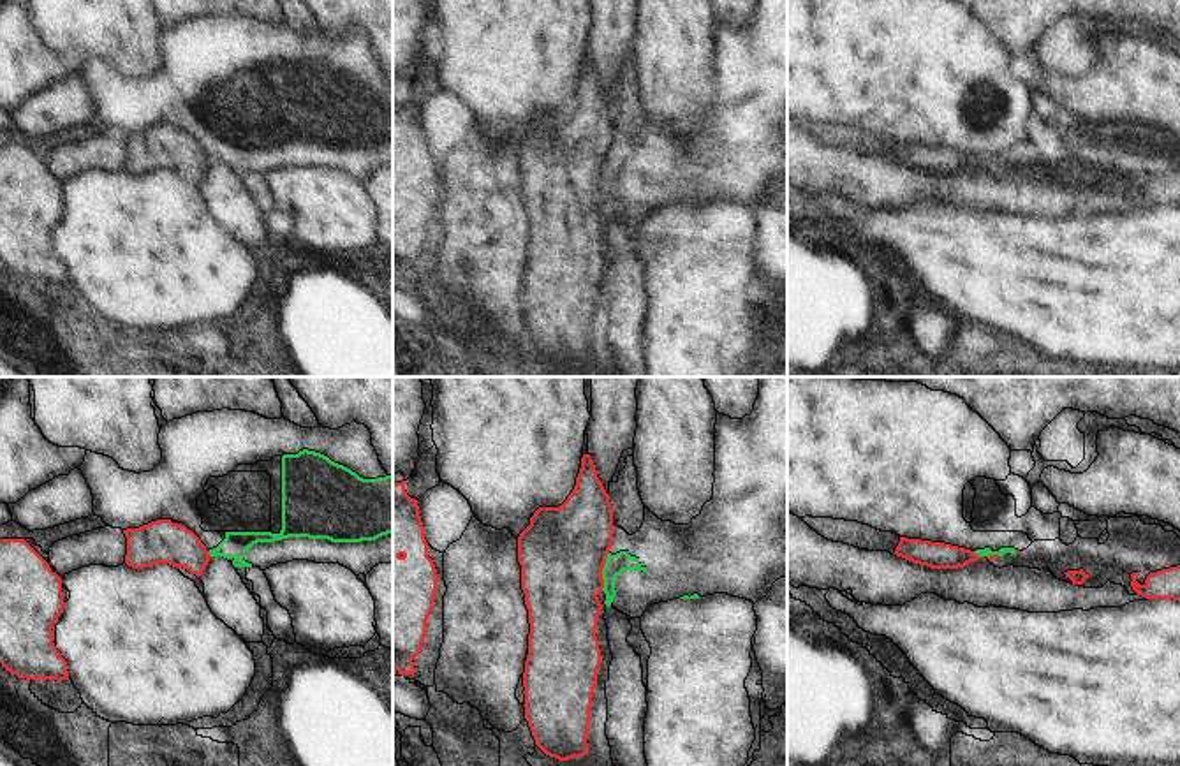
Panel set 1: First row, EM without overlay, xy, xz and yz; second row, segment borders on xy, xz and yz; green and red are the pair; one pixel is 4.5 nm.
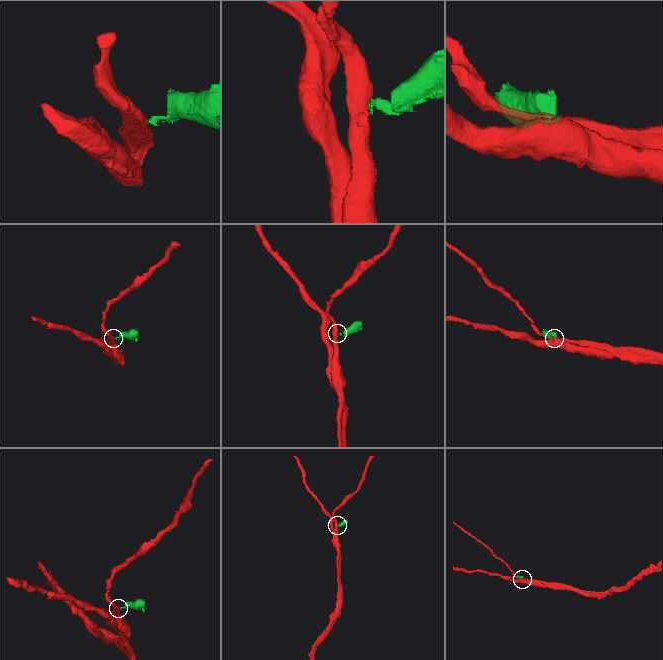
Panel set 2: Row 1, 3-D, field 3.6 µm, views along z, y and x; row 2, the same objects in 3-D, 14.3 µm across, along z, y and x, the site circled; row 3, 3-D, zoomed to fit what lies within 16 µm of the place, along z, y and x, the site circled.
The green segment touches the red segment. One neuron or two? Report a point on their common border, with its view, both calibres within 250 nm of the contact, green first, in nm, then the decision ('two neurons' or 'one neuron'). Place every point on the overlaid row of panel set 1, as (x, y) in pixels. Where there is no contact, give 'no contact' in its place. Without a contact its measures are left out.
meets green in xz at (603, 571); 100 nm thick on the green side, 400 nm on the other; two neurons

